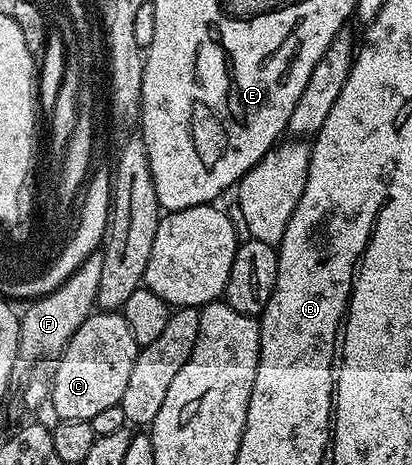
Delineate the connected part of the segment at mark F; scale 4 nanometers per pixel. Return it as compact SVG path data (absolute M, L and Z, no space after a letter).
M96 250L48 294L33 298L28 308L20 315L20 350L18 359L21 364L36 363L47 355L59 356L64 346L74 337L74 333L93 314L96 307L98 284L102 281L102 257Z

